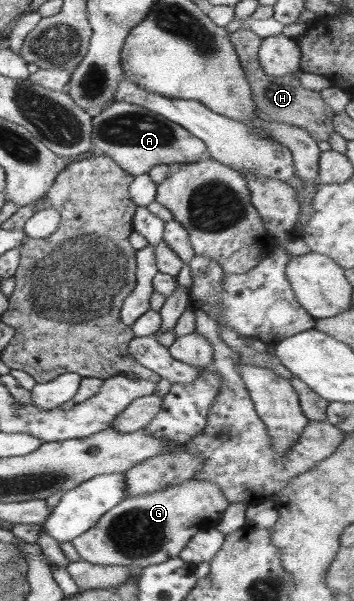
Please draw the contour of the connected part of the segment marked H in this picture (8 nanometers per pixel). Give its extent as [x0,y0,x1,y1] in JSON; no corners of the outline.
[228,27,335,142]

